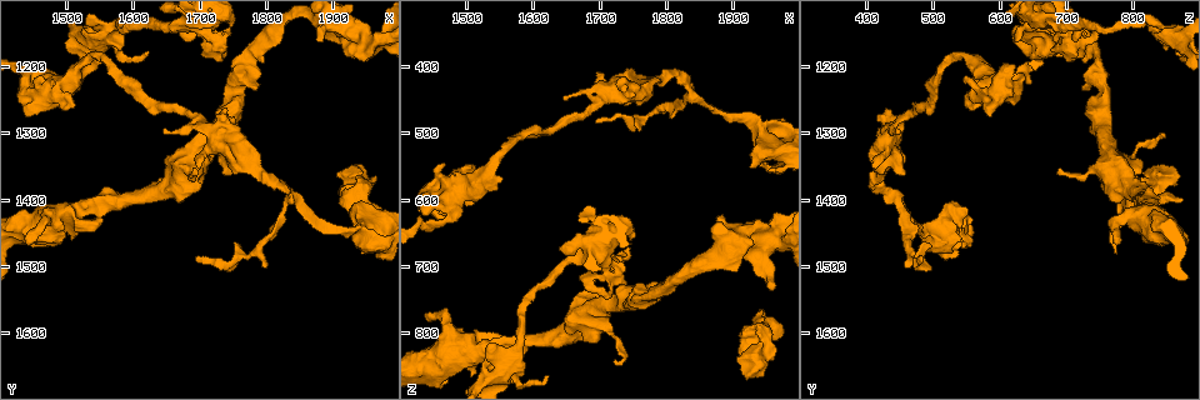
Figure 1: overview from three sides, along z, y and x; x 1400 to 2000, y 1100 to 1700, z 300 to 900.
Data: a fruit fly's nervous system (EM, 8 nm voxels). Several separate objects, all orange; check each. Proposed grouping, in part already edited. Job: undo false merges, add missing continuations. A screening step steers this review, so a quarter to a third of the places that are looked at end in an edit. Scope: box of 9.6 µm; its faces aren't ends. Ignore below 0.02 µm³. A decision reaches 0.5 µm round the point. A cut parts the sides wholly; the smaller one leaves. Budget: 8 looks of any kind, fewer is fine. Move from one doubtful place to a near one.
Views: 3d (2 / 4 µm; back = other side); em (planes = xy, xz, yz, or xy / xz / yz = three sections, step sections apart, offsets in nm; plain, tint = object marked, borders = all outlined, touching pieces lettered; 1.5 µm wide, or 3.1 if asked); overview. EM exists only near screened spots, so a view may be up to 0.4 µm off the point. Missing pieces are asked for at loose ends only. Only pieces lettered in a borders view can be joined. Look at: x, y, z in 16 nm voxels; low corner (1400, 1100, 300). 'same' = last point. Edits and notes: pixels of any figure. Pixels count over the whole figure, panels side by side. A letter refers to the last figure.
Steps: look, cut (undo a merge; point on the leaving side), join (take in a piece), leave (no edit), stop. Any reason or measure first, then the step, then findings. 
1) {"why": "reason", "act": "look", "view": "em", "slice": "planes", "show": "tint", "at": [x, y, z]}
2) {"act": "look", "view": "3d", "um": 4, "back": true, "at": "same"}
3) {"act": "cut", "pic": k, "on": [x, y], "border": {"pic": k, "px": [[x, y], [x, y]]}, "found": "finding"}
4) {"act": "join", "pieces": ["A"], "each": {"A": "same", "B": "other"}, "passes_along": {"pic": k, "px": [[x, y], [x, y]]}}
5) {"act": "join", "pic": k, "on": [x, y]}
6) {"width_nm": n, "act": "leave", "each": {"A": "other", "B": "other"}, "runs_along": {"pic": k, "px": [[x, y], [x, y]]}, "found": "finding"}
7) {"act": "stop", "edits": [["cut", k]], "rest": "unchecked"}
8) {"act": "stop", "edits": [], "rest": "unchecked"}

{"why": "branch stops here", "act": "look", "view": "em", "slice": "xz", "step": 8, "show": "tint", "at": [1715, 1165, 745]}

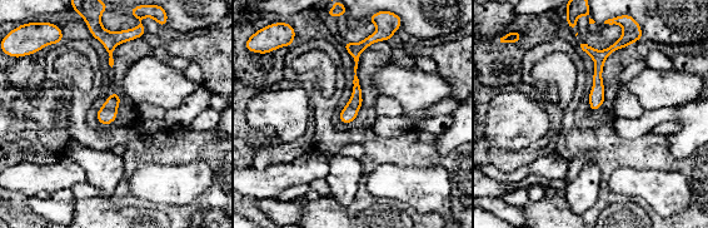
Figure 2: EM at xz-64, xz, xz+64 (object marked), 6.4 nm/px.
{"why": "cut it another way", "act": "look", "view": "em", "slice": "planes", "show": "borders", "at": "same"}

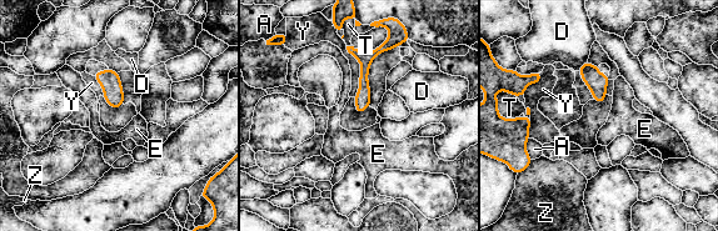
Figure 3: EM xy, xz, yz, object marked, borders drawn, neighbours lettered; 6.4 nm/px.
{"longest_contact_nm": ["Y", 340], "act": "leave", "each": {"A": "other", "D": "other", "E": "other", "T": "other", "Y": "other", "Z": "other"}, "found": "no lettered piece goes on from it"}

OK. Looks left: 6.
{"why": "an open end", "act": "look", "view": "em", "slice": "planes", "show": "borders", "at": [1670, 1405, 775]}

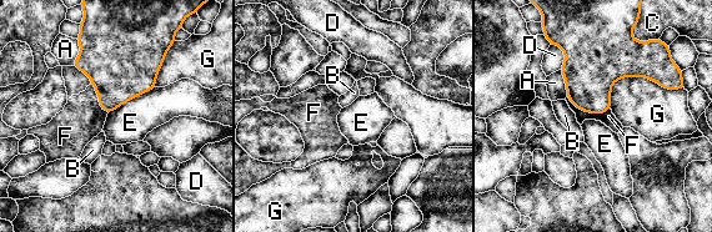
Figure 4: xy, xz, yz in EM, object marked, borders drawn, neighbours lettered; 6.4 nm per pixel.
{"act": "leave", "each": {"A": "other", "B": "other", "C": "other", "D": "other", "E": "other", "F": "other", "G": "other"}, "border": {"pic": 4, "px": [[155, 87], [125, 101], [108, 114]]}, "found": "no lettered piece goes on from it"}

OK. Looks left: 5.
{"why": "free end", "act": "look", "view": "3d", "um": 2, "at": [1465, 1215, 640]}

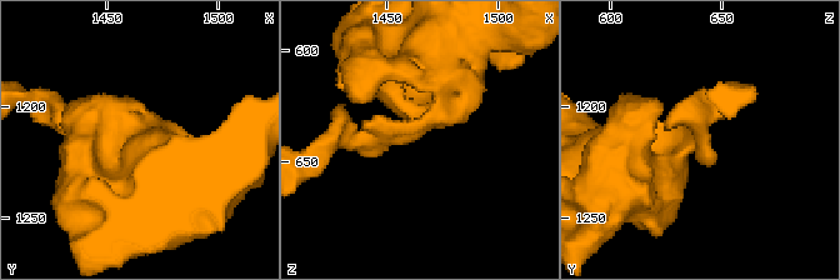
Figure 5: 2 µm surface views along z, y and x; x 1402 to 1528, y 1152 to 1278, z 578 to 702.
{"act": "look", "view": "em", "slice": "planes", "show": "borders", "at": [1463, 1220, 636]}

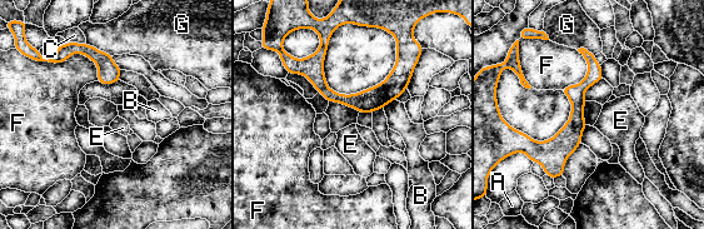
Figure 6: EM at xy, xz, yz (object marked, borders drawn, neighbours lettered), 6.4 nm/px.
{"act": "leave", "each": {"A": "other", "B": "other", "C": "other", "E": "other", "F": "other", "G": "other"}, "border": {"pic": 6, "px": [[25, 55], [84, 54], [98, 80]]}, "found": "none of them fits"}

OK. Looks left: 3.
{"act": "stop", "edits": [], "rest": "unchecked"}

